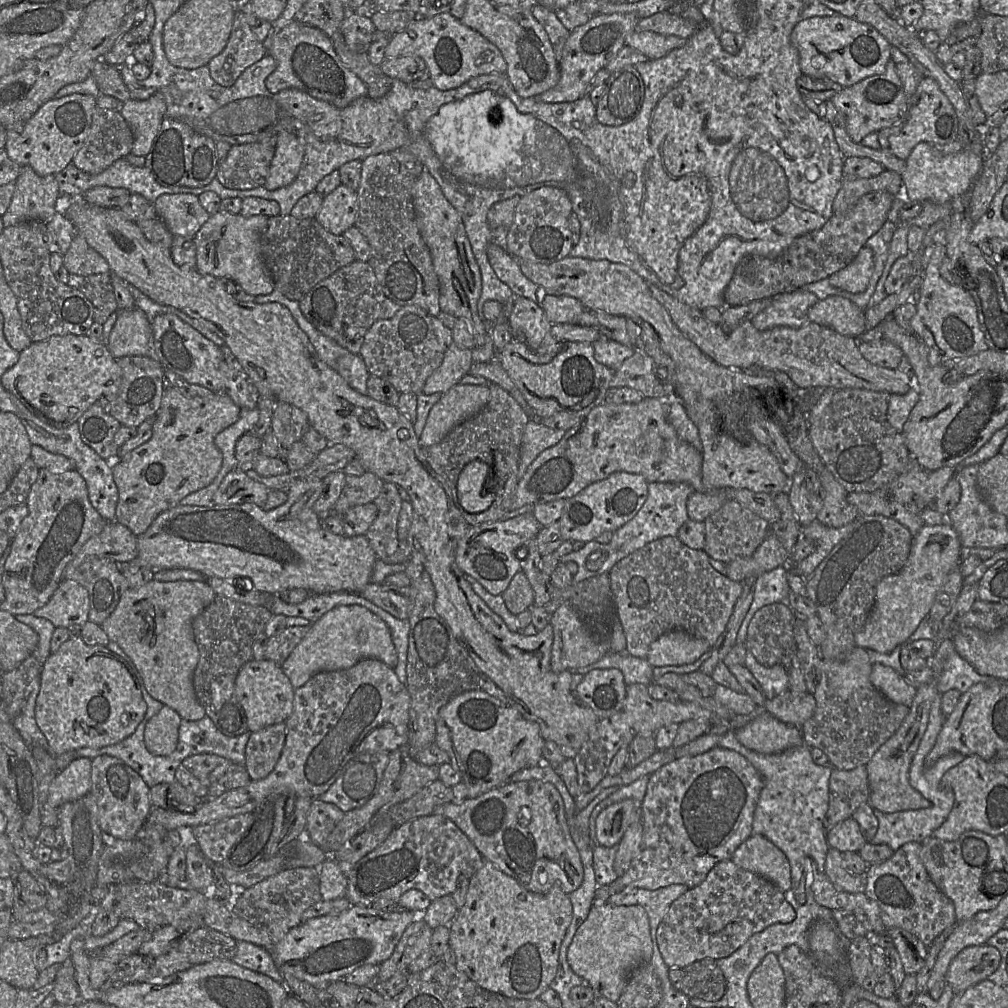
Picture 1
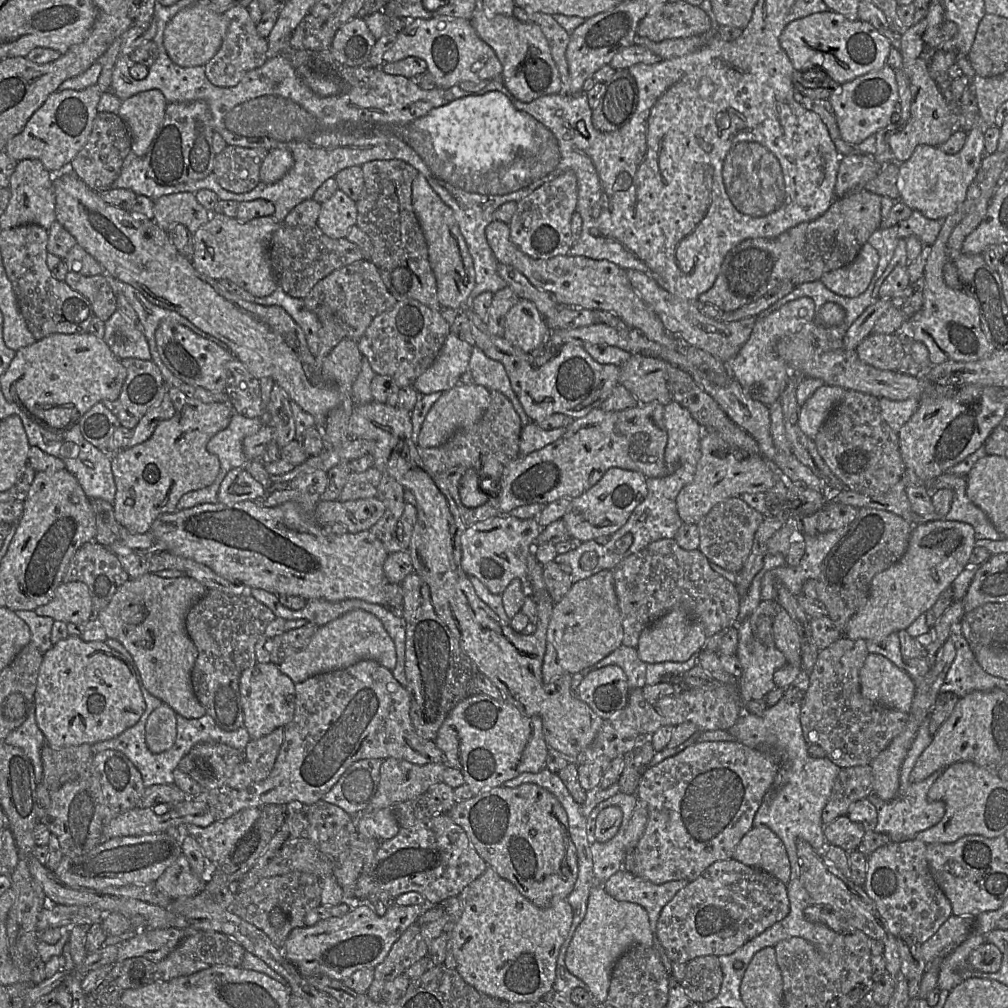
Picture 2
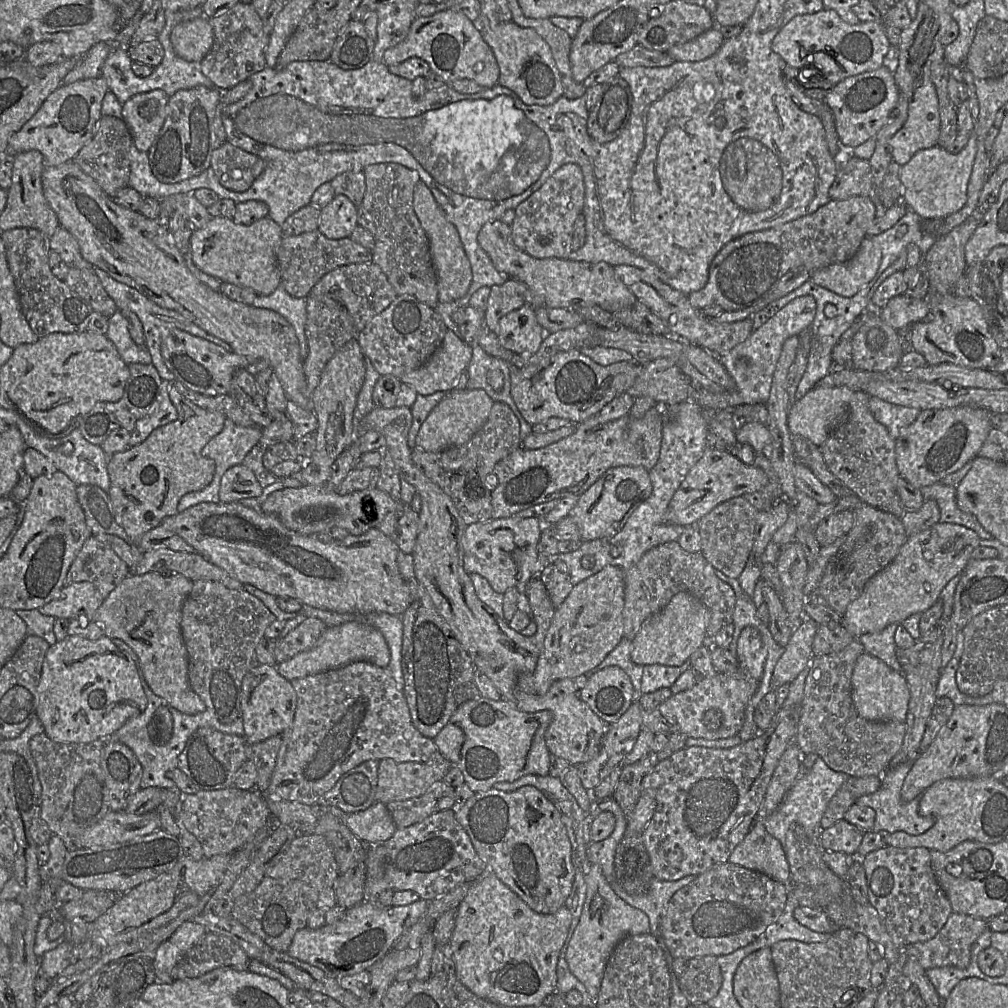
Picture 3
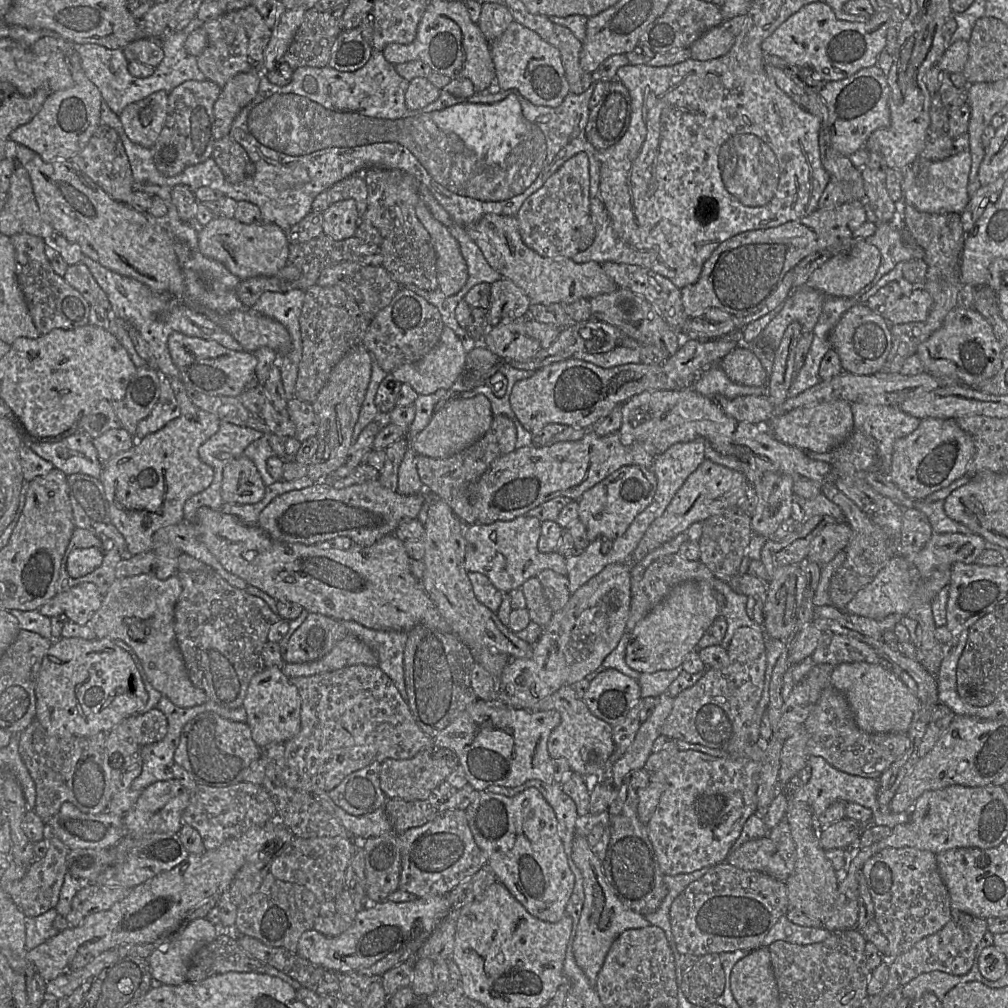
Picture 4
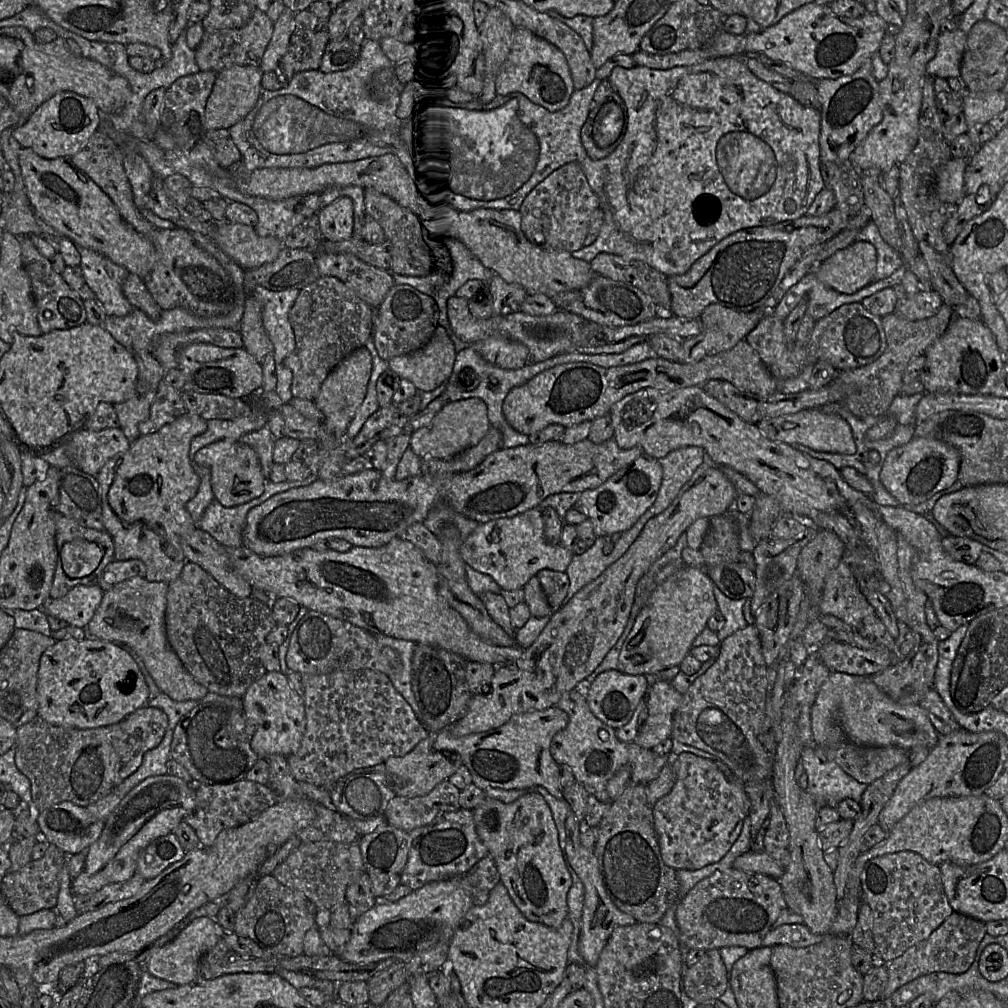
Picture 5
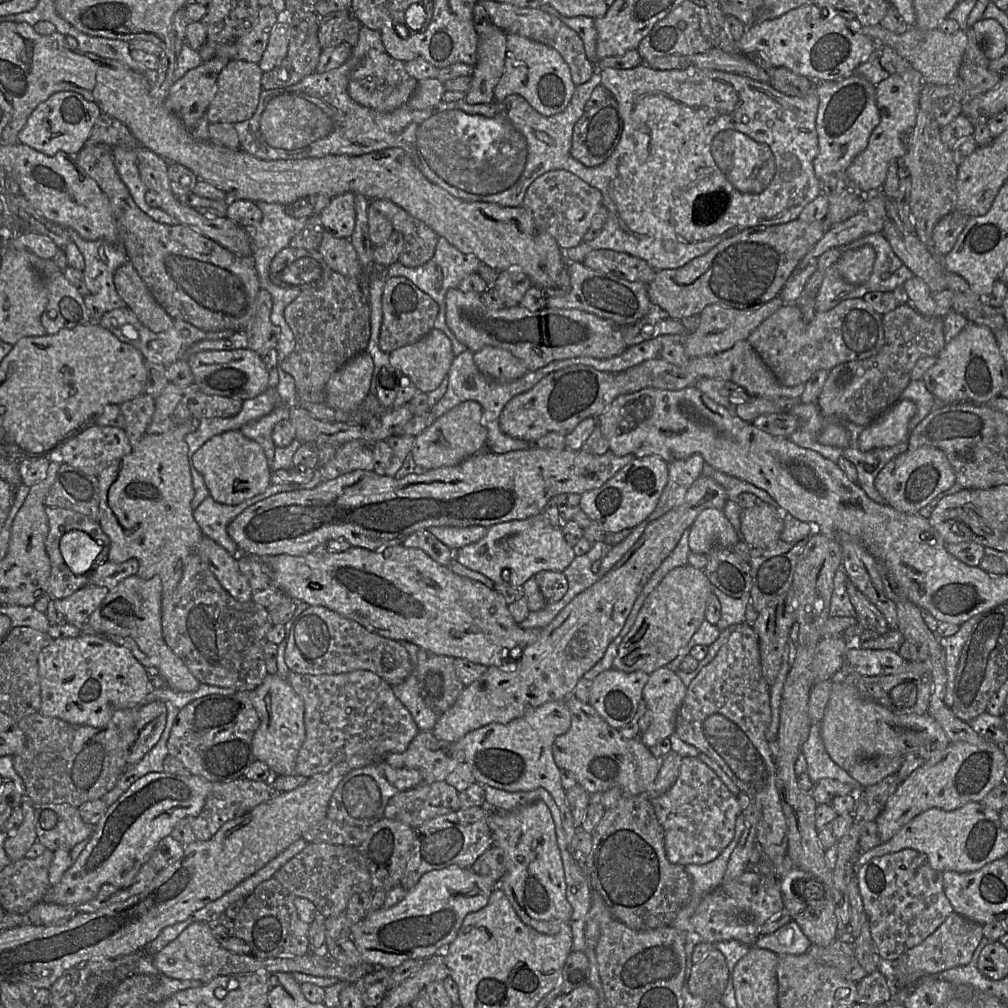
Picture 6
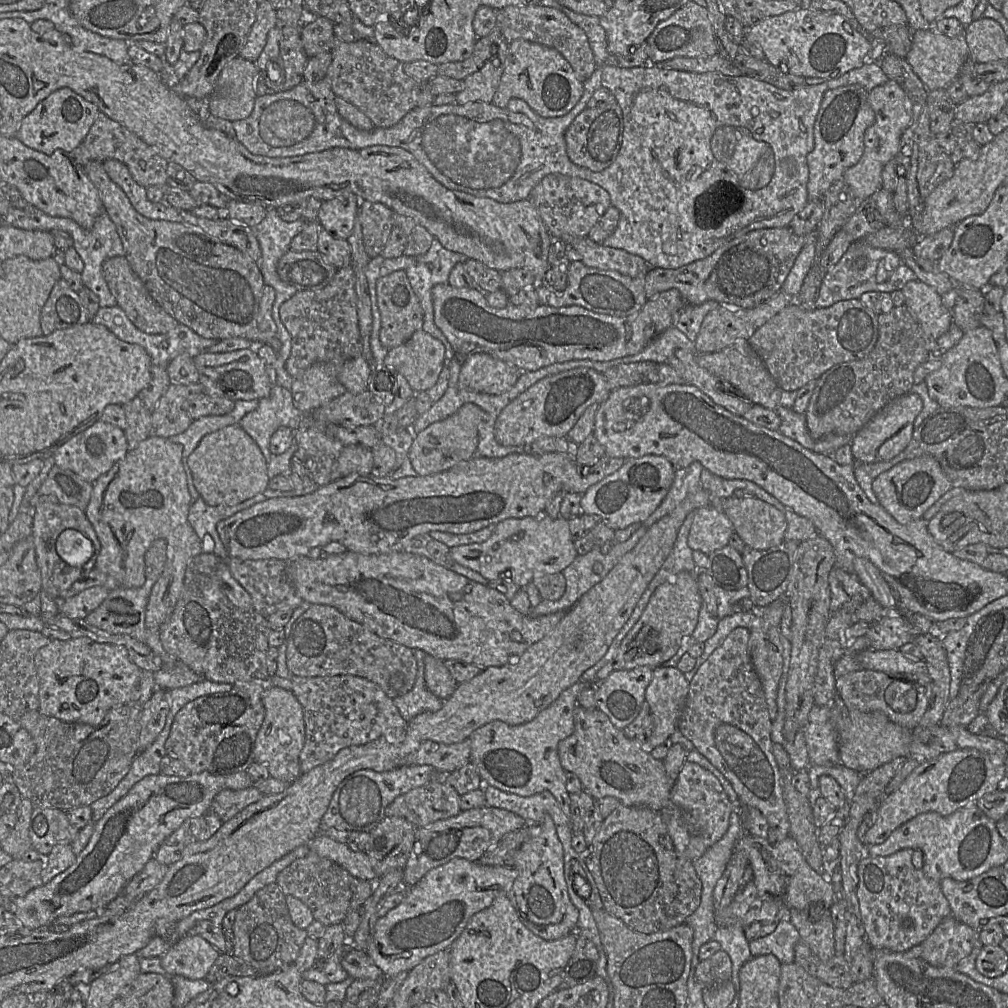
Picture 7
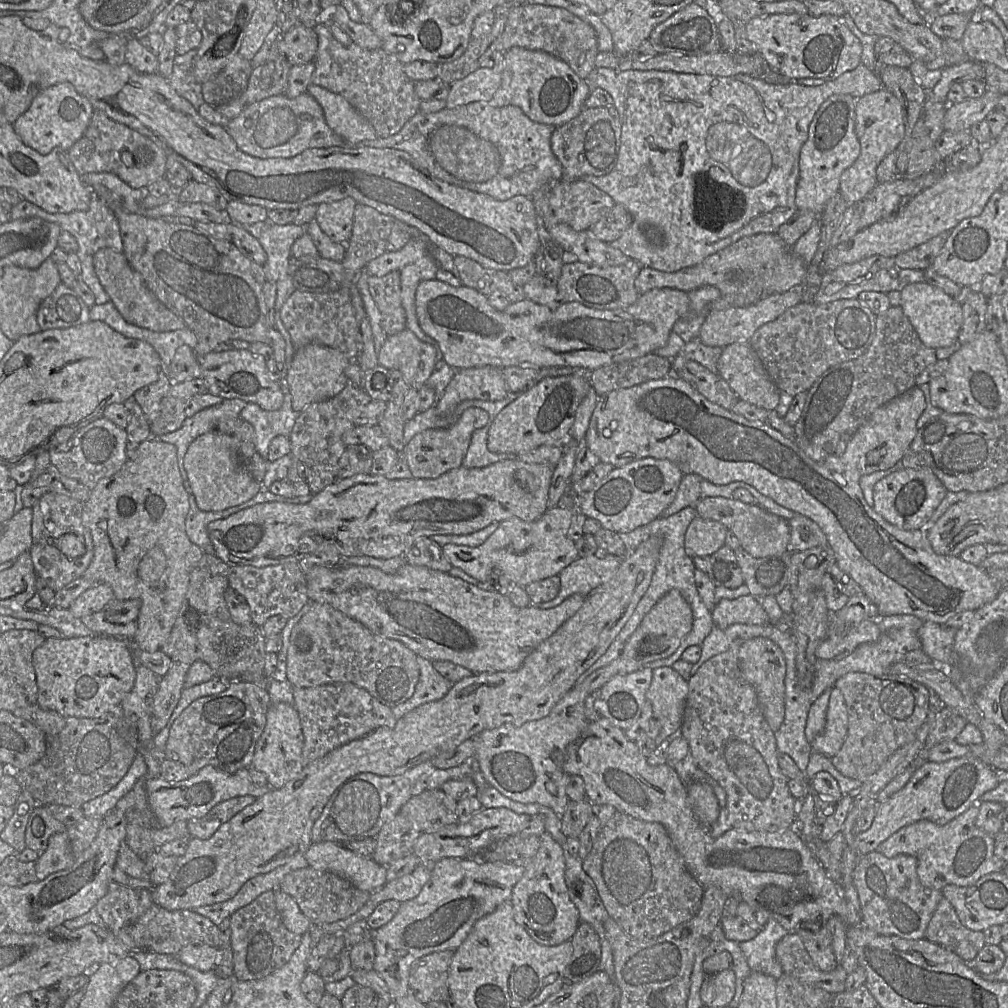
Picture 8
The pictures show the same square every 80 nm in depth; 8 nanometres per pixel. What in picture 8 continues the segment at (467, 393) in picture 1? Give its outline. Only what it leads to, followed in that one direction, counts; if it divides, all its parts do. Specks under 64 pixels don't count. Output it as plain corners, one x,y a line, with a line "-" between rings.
467,408
457,422
448,428
430,428
416,434
406,444
402,458
406,459
412,476
421,479
435,479
444,473
458,468
467,453
474,430
483,427
488,421
488,413
480,408

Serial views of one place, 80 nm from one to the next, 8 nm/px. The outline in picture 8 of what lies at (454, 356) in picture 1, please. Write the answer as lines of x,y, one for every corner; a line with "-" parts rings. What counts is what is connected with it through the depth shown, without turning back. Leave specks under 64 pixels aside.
409,329
388,336
378,352
379,364
399,371
410,388
427,384
437,361
435,347
421,341

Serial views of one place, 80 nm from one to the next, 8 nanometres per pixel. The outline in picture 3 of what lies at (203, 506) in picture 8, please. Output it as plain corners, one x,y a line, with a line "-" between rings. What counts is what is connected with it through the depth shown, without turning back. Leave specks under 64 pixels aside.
244,464
229,468
221,479
219,498
222,503
237,502
247,498
257,498
263,488
254,473

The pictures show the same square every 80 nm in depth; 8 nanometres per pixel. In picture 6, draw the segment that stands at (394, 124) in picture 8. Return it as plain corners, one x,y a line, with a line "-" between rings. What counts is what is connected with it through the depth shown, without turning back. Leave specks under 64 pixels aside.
371,49
361,62
353,69
348,82
348,93
357,103
381,113
407,104
417,87
417,80
404,69
405,62
394,59
386,52

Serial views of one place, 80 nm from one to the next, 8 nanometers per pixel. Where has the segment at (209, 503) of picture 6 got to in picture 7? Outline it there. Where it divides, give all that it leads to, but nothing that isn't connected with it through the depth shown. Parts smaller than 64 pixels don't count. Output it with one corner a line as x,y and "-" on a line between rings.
315,482
311,486
302,490
293,489
291,491
279,491
272,490
268,487
262,493
259,493
252,498
234,506
210,506
206,504
204,500
199,496
199,498
197,498
189,508
188,522
202,543
205,535
210,535
212,538
213,545
211,545
211,551
208,553
212,553
214,550
214,540
218,540
221,547
225,550
225,547
223,546
223,543
221,542
216,530
216,526
219,521
224,520
243,509
246,509
267,499
276,497
299,497
302,495
310,494
316,491
318,488
319,486

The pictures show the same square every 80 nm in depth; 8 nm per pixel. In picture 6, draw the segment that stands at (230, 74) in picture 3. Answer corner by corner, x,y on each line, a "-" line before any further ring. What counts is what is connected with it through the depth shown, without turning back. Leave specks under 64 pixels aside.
261,6
252,28
233,42
216,43
206,40
198,50
203,62
215,57
259,63
267,47
278,14
270,6

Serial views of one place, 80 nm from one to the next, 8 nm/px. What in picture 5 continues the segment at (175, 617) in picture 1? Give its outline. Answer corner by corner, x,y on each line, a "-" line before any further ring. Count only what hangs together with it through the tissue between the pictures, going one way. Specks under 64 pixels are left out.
132,577
104,592
103,599
87,628
92,639
123,643
131,647
144,662
161,692
175,701
199,700
209,691
186,670
172,649
166,635
165,611
169,583
151,582

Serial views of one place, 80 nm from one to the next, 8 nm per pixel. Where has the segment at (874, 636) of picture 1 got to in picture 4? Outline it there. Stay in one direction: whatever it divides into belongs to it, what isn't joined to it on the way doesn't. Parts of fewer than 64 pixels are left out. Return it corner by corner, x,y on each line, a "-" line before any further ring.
934,533
916,554
893,556
875,578
848,602
845,611
850,614
881,620
892,614
902,617
923,603
931,603
941,589
948,586
951,570
956,562
972,564
983,552
985,540
976,534

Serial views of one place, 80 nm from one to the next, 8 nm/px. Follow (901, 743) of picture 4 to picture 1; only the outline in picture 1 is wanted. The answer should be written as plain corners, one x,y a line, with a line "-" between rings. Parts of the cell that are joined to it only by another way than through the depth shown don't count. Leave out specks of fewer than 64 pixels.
855,646
843,660
826,660
821,658
820,679
813,693
816,708
813,716
802,726
804,743
821,749
829,759
829,764
839,770
852,770
865,765
875,752
898,730
909,713
909,707
887,699
870,681
872,664
867,650

